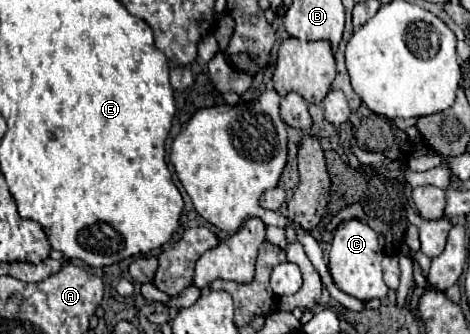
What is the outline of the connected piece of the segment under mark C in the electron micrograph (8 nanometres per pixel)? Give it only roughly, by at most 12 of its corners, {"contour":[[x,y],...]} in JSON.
{"contour":[[343,221],[331,241],[329,273],[347,295],[383,299],[377,233]]}

